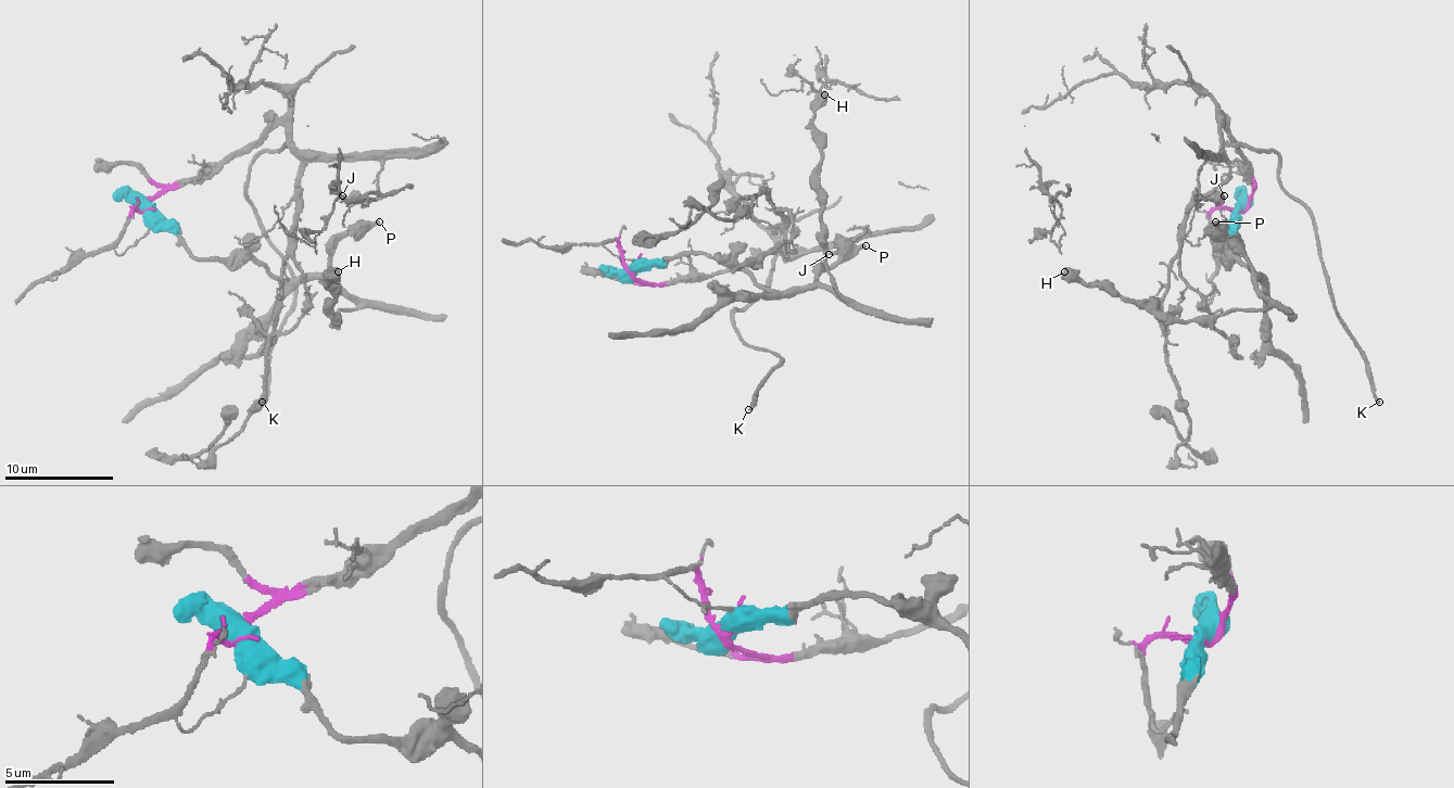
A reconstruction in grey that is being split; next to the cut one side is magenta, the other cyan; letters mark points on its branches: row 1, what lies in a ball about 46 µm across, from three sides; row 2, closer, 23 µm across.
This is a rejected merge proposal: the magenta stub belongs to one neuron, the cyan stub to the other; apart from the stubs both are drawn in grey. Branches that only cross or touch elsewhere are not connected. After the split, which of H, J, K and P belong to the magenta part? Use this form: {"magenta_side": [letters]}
{"magenta_side": ["J", "K"]}

